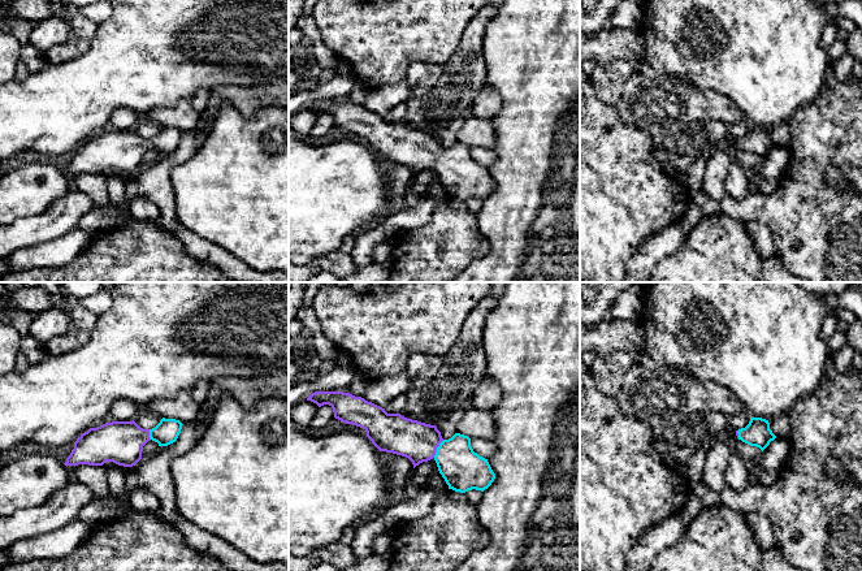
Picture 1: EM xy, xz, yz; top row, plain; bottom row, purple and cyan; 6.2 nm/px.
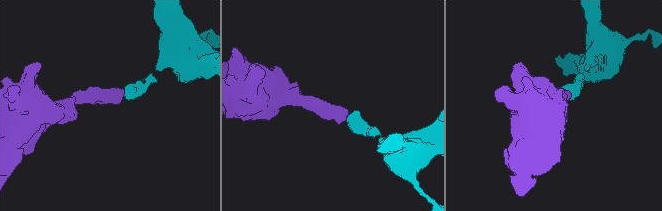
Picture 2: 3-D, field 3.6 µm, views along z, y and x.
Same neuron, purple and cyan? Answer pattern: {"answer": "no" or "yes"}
{"answer": "yes"}

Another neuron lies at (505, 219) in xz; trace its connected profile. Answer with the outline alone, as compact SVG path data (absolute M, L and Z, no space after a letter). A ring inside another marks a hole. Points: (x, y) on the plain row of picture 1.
M503 0L488 22L482 40L486 87L498 92L501 108L490 120L495 130L495 161L488 168L495 187L476 213L480 233L489 241L486 256L473 260L451 282L580 282L580 0Z

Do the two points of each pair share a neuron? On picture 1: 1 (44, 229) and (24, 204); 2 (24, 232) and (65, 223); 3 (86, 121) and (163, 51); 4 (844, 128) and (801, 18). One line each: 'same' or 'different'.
1: different
2: same
3: same
4: different

